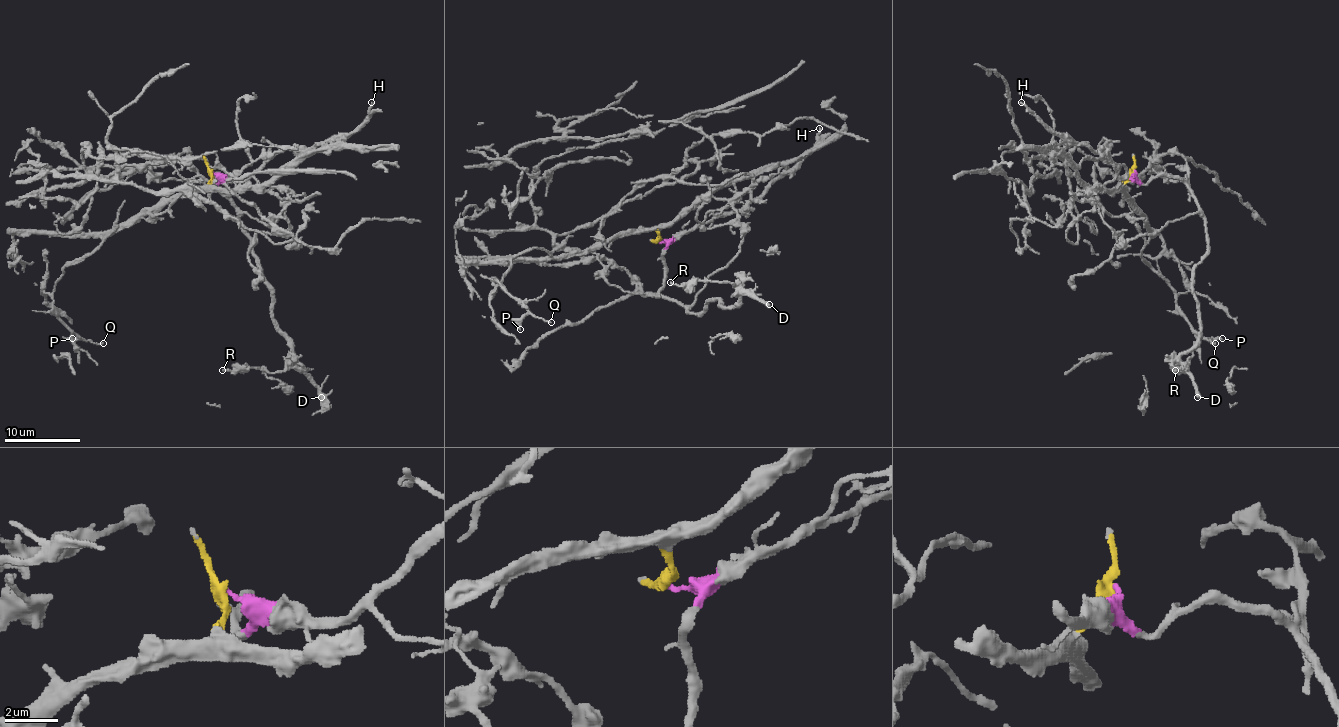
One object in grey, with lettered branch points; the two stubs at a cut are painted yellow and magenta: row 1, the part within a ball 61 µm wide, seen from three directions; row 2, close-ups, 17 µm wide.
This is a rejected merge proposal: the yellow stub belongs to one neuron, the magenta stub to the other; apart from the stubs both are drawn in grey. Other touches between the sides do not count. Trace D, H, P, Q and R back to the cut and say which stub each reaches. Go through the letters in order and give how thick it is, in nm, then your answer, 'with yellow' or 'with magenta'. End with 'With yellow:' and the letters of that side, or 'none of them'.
D: 400 nm thick; with magenta
H: 190 nm thick; with magenta
P: 320 nm thick; with yellow
Q: 180 nm thick; with yellow
R: 180 nm thick; with magenta
With yellow: P, Q

